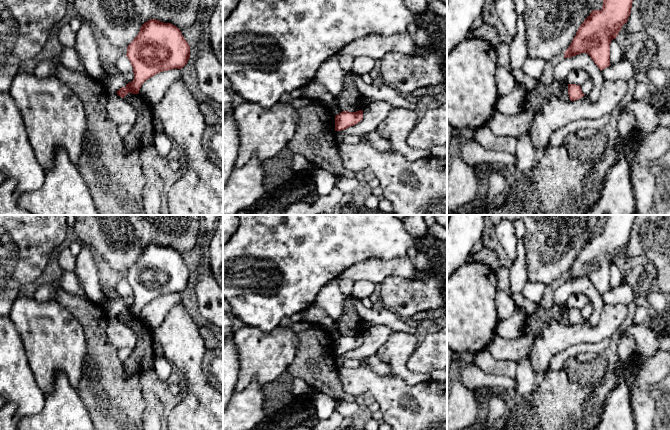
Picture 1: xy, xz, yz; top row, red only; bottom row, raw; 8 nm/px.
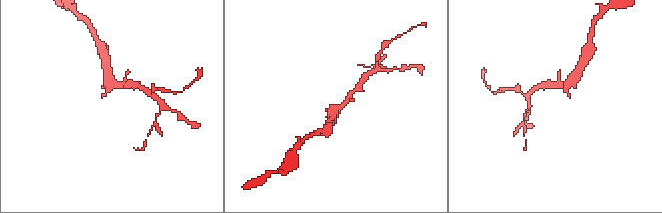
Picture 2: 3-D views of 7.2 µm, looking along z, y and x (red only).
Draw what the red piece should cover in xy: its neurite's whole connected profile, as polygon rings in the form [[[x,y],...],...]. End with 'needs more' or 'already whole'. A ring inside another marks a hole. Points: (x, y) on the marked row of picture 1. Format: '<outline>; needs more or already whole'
[[[156,19],[145,22],[127,47],[127,58],[133,67],[134,79],[116,93],[124,98],[128,93],[139,94],[142,84],[154,75],[172,69],[182,69],[190,58],[190,46],[179,28]]]; already whole

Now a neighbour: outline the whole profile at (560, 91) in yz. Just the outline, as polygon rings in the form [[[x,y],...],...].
[[[566,81],[560,82],[551,93],[561,100],[570,100],[568,94],[568,83]]]

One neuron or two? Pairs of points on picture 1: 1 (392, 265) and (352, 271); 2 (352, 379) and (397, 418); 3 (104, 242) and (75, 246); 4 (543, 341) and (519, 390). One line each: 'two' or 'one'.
1: one
2: one
3: two
4: two

